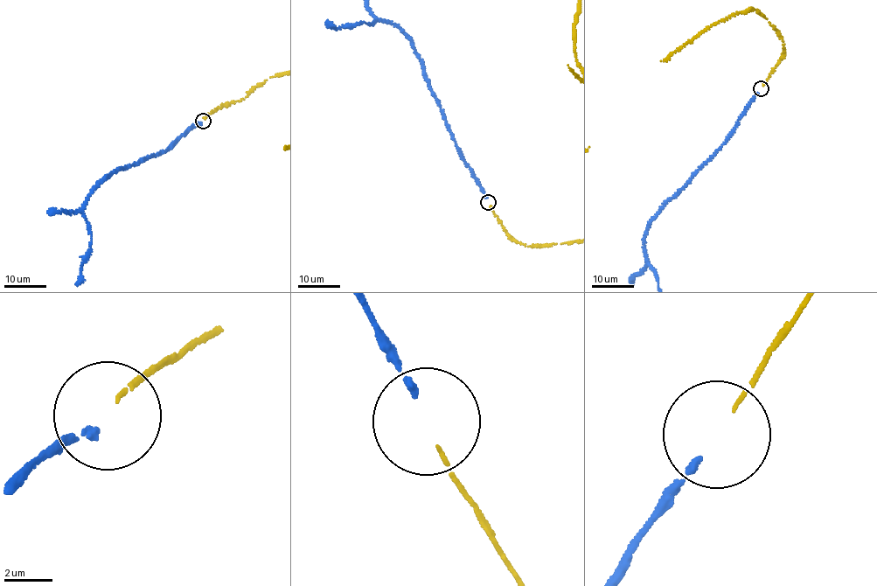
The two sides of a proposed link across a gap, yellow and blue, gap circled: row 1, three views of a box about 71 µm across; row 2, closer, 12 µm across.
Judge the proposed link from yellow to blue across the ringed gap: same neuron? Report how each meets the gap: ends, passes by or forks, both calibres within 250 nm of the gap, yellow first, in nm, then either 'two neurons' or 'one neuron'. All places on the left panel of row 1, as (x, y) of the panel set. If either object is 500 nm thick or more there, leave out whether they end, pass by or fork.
yellow ends there; blue ends there; 160 nm thick on the yellow side, 320 nm on the other; one neuron

